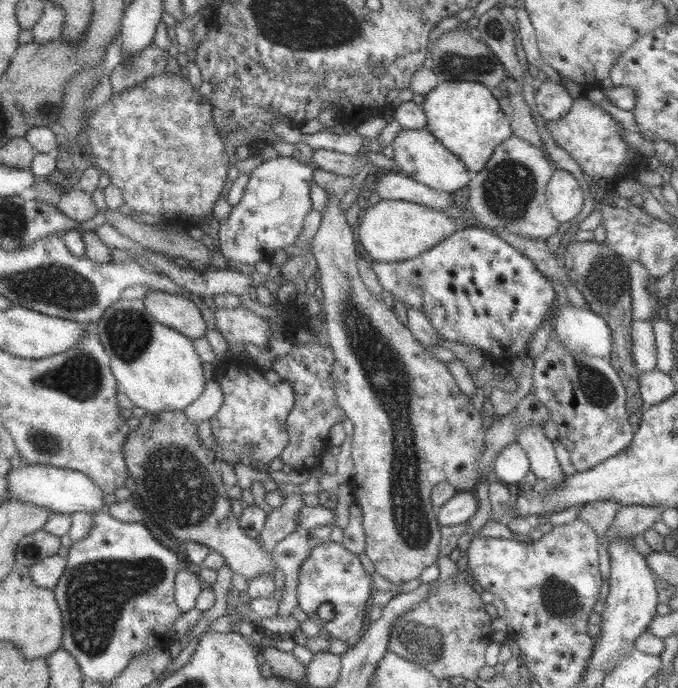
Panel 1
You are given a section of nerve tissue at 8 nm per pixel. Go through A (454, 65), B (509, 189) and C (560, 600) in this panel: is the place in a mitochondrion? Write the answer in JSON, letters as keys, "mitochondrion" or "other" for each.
{"A":"mitochondrion","B":"mitochondrion","C":"mitochondrion"}

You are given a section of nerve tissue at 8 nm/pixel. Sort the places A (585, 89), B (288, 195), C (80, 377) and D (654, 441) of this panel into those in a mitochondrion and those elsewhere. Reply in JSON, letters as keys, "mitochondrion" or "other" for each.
{"A":"other","B":"mitochondrion","C":"mitochondrion","D":"other"}

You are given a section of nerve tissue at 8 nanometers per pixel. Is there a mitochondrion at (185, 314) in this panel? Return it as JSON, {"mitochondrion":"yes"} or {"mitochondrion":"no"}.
{"mitochondrion":"no"}

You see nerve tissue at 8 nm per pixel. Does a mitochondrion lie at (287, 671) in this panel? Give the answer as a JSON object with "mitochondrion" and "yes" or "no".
{"mitochondrion":"no"}

